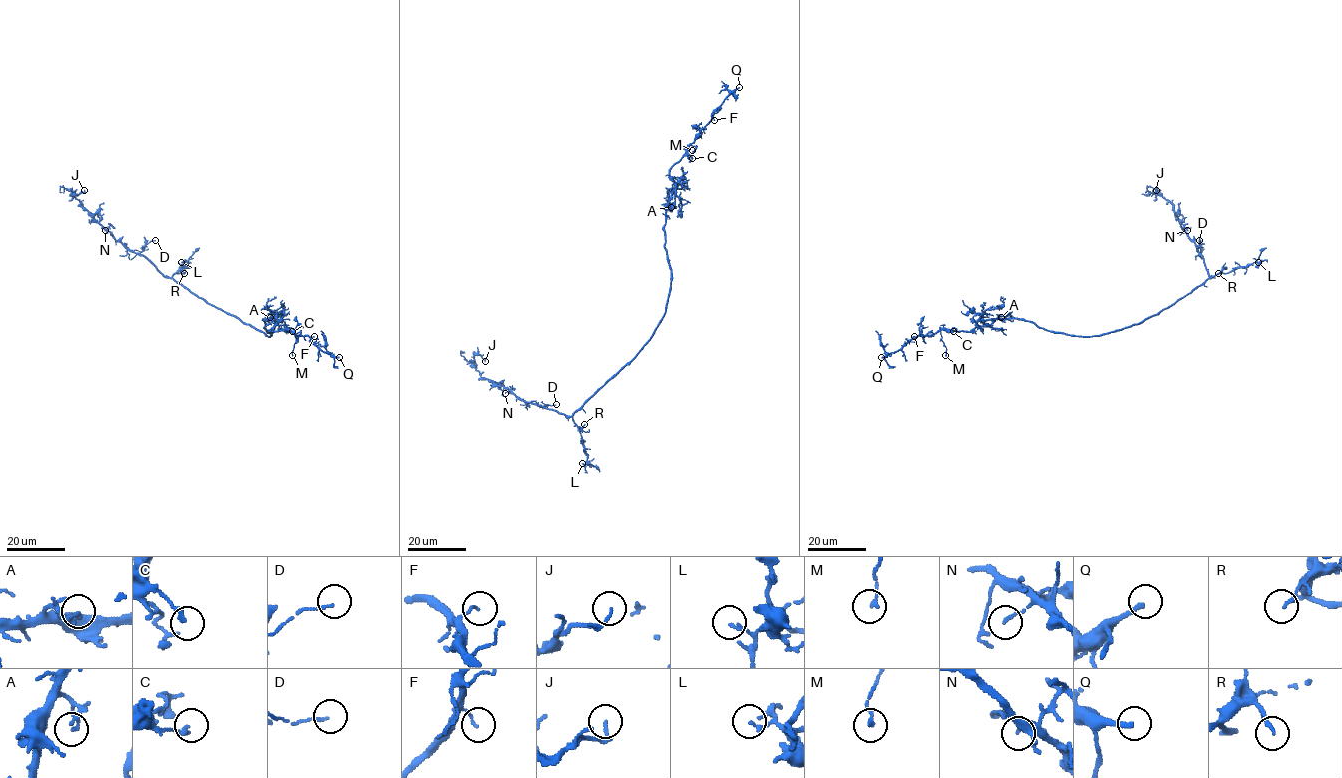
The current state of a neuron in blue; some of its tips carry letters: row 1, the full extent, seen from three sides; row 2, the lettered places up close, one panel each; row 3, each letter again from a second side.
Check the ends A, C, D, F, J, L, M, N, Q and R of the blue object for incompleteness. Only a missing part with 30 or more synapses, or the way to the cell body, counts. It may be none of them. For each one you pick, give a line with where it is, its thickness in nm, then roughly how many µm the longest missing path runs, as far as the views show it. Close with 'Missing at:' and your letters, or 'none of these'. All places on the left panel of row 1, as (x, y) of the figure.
Q: place (339, 357); calibre 200 nm; missing 45 µm
Missing at: Q

